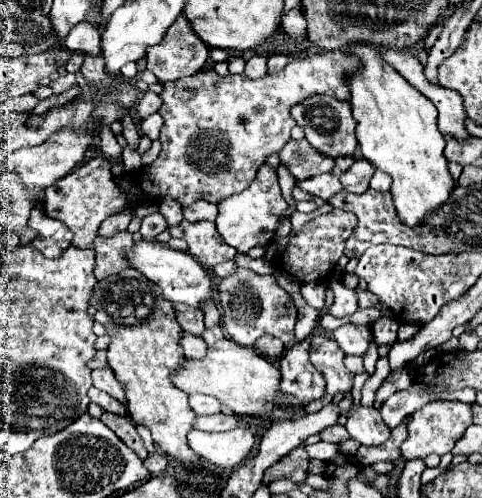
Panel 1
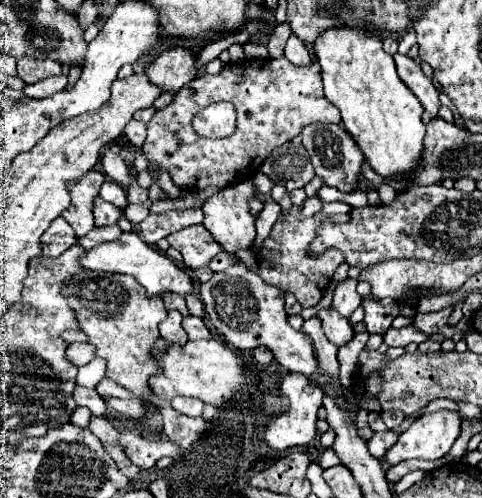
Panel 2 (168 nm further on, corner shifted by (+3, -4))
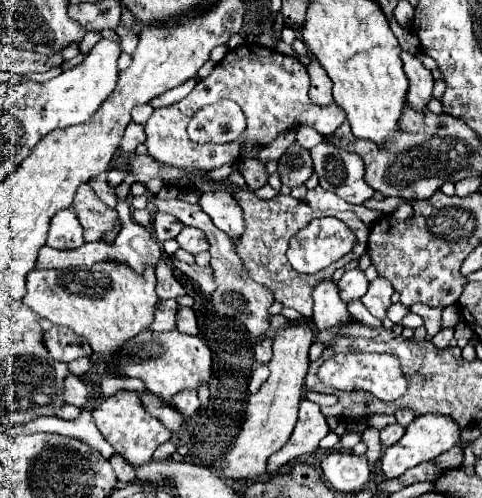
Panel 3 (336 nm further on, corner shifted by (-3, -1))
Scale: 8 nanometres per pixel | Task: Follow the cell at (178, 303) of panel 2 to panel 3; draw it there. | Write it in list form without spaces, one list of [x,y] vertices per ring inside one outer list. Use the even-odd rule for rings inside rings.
[[[166,262],[158,264],[158,268],[156,268],[156,278],[158,278],[158,296],[160,296],[162,300],[170,300],[170,298],[176,300],[178,296],[184,296],[184,294],[186,294],[184,286],[174,278],[170,264],[166,264]]]

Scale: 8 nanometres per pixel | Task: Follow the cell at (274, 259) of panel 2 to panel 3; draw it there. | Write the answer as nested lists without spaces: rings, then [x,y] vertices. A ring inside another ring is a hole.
[[[244,190],[244,192],[236,192],[234,198],[236,198],[236,202],[242,206],[242,210],[244,210],[244,220],[246,220],[246,226],[248,226],[248,228],[246,228],[246,236],[242,236],[242,240],[236,242],[236,252],[238,252],[240,258],[244,260],[250,276],[252,276],[256,282],[264,284],[266,288],[270,288],[270,290],[274,292],[274,298],[276,298],[278,302],[282,302],[284,306],[290,306],[290,308],[298,310],[302,316],[310,318],[310,316],[312,316],[312,306],[314,306],[312,290],[314,290],[320,282],[332,278],[332,274],[334,274],[338,268],[342,268],[342,266],[346,266],[348,262],[358,260],[358,258],[362,256],[362,252],[366,250],[366,236],[370,234],[368,224],[364,224],[364,222],[362,222],[354,212],[350,212],[350,210],[348,210],[348,212],[336,212],[334,216],[340,218],[342,222],[346,222],[346,224],[354,230],[354,234],[358,236],[356,248],[354,248],[352,252],[348,252],[342,260],[334,262],[332,266],[328,266],[328,268],[324,268],[324,270],[320,270],[320,272],[316,272],[316,274],[298,274],[298,272],[294,272],[294,268],[290,266],[290,262],[288,262],[288,258],[286,258],[288,242],[290,242],[292,236],[296,236],[296,232],[300,232],[302,228],[306,228],[306,224],[310,224],[314,218],[324,216],[324,212],[312,210],[306,202],[302,202],[302,200],[298,202],[298,200],[294,200],[292,196],[284,196],[284,194],[278,194],[278,196],[272,198],[272,200],[262,200],[262,198],[256,196],[254,190]]]

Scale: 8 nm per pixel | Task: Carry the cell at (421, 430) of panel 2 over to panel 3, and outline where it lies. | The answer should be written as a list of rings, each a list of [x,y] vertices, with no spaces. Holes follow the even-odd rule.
[[[424,414],[412,420],[412,424],[406,428],[406,434],[402,436],[402,440],[398,444],[392,444],[390,448],[384,450],[382,458],[380,458],[380,468],[382,474],[386,478],[396,478],[400,474],[404,474],[408,468],[418,466],[422,462],[428,462],[444,452],[448,452],[452,446],[456,446],[456,442],[460,440],[460,426],[456,424],[454,418],[450,416],[434,416],[434,414]]]

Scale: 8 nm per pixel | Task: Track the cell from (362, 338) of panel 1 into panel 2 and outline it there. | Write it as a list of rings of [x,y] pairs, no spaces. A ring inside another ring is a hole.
[[[334,307],[320,309],[316,313],[316,317],[322,321],[322,331],[328,337],[328,341],[334,343],[336,347],[346,345],[354,337],[354,331],[352,331],[348,319],[340,317],[340,313]]]

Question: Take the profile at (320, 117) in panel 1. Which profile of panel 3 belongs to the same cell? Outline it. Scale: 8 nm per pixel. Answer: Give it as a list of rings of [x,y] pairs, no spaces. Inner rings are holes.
[[[324,138],[312,150],[314,172],[324,190],[332,190],[350,204],[362,204],[374,190],[364,180],[364,162],[356,152],[346,152]]]

